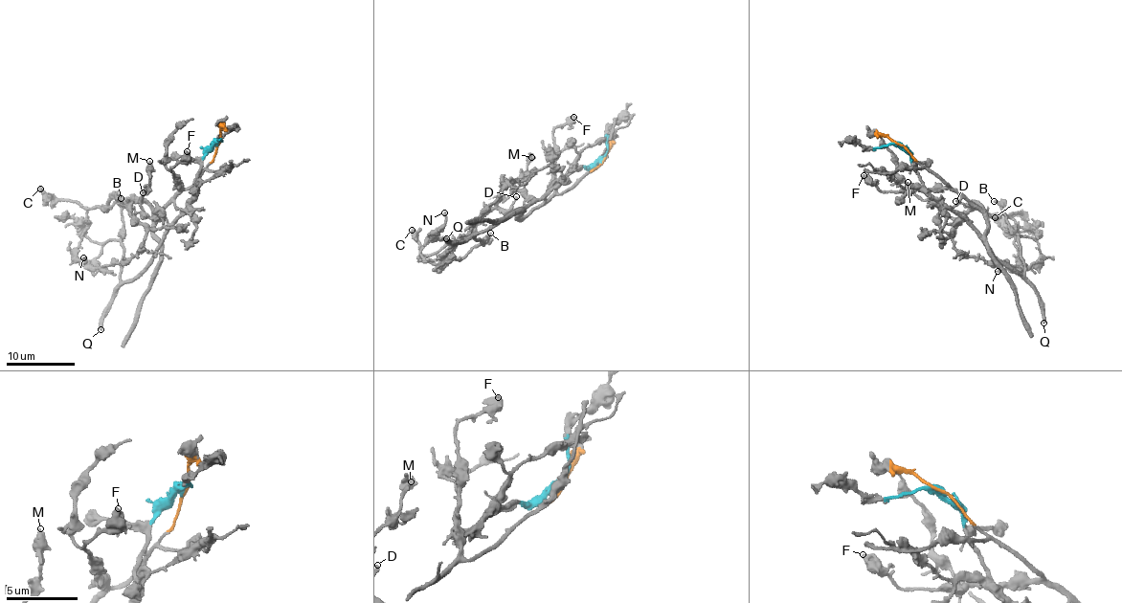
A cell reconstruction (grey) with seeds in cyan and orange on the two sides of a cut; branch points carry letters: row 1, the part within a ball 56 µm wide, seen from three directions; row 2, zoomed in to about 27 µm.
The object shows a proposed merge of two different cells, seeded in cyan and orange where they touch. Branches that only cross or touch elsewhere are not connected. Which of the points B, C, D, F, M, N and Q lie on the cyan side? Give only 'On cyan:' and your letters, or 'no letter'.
On cyan: B, M, Q

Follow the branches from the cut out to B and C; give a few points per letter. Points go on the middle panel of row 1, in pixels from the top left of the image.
B: (604, 160), (572, 168), (564, 181), (547, 193), (477, 233), (476, 241), (480, 239), (482, 244), (490, 232)
C: (604, 160), (525, 215), (487, 210), (460, 239), (444, 244), (435, 253), (424, 256), (412, 229)

